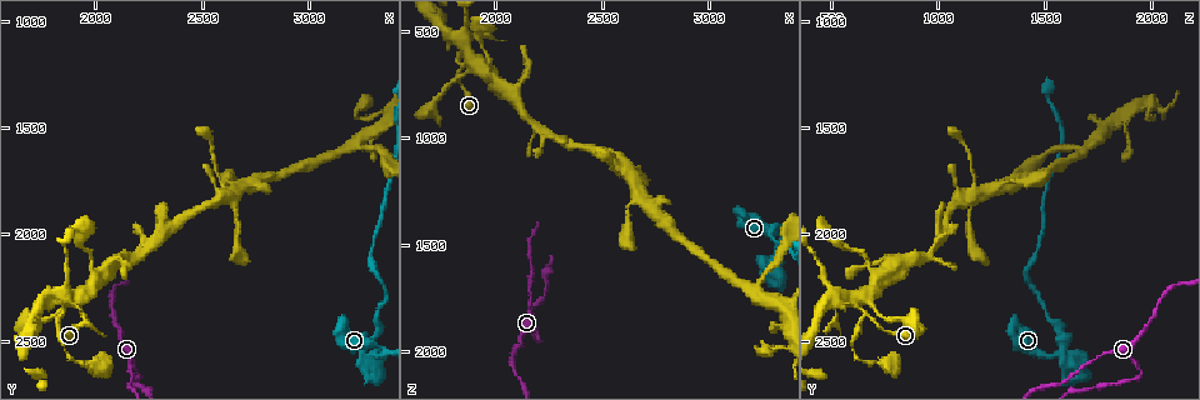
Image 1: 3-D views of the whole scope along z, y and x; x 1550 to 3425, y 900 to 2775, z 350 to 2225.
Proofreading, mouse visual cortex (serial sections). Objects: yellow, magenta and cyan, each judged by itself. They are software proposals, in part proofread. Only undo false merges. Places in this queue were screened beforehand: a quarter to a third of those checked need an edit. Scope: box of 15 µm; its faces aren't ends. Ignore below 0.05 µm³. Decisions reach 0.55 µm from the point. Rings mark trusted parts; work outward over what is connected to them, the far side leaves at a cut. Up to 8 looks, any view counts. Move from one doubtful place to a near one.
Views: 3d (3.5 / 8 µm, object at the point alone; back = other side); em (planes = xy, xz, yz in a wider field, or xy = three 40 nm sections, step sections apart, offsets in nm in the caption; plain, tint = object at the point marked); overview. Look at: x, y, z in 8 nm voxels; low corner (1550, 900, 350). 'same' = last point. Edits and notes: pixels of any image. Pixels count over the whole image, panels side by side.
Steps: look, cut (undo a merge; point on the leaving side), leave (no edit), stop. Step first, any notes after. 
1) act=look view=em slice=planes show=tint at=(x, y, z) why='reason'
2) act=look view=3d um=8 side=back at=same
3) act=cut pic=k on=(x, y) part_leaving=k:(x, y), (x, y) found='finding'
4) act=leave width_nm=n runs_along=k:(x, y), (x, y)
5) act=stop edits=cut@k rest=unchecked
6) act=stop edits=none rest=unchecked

act=look view=em slice=planes show=tint at=(3330, 2520, 1450) why='three arms meet'

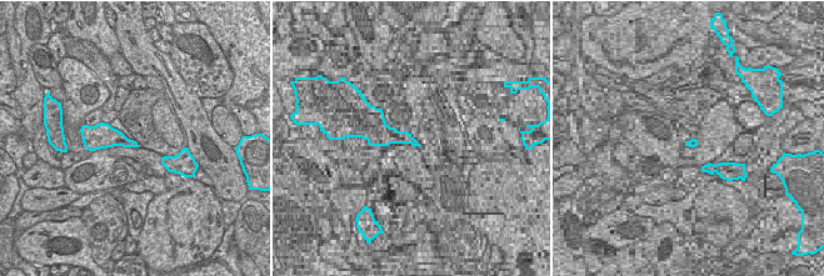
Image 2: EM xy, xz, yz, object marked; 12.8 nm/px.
act=look view=3d um=3.5 at=same why='wider look'

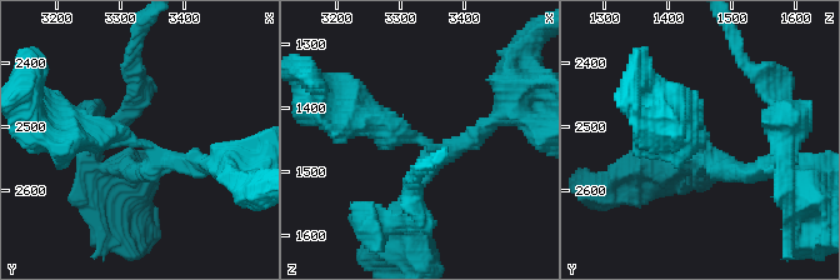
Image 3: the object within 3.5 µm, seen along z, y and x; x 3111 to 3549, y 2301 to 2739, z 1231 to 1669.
act=leave runs_along=3:(350, 119), (438, 154), (408, 201) found='all the same cell'

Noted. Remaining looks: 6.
act=look view=3d um=8 side=back at=(2190, 2660, 1950) why='sudden change in width'

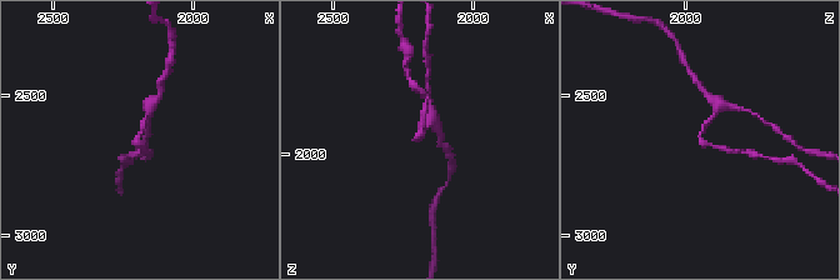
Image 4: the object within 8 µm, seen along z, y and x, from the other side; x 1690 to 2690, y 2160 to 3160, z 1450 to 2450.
act=look view=3d um=3.5 at=(2190, 2650, 1960) why='closer look'

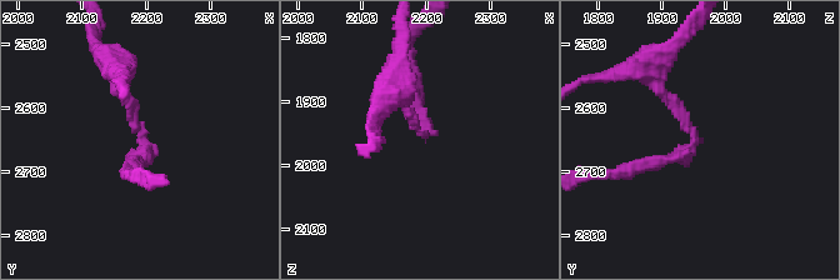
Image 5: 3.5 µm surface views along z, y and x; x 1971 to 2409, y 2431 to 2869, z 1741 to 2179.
act=look view=em slice=xy step=3 show=tint at=(2195, 2655, 1950) arm_widths_nm=150,200

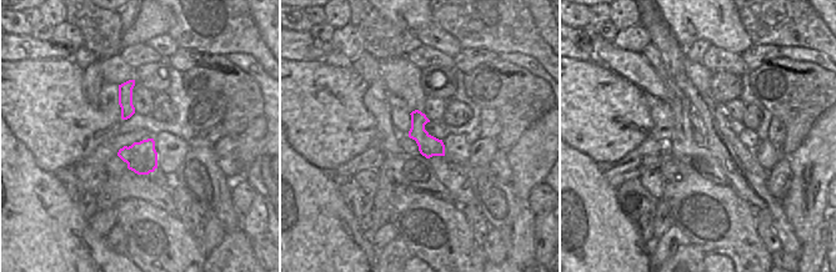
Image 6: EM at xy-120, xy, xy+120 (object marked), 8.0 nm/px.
act=cut pic=5 on=(653, 160) part_leaving=5:(691, 146), (628, 174), (593, 174) found='a second cell is stuck on'

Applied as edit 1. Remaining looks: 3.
act=stop edits=cut@5 rest=unchecked

